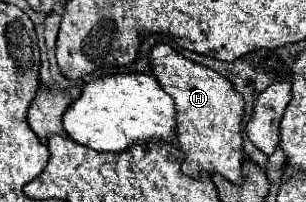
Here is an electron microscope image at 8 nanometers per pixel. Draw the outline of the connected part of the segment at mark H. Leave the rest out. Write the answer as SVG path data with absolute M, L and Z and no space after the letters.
M156 45L150 53L150 61L154 77L158 79L162 89L172 95L176 103L178 141L180 149L186 155L182 171L190 177L196 177L202 171L210 175L220 173L230 183L242 185L242 163L246 159L244 139L240 133L240 123L246 105L242 95L234 91L234 85L226 77L182 57L170 45Z

